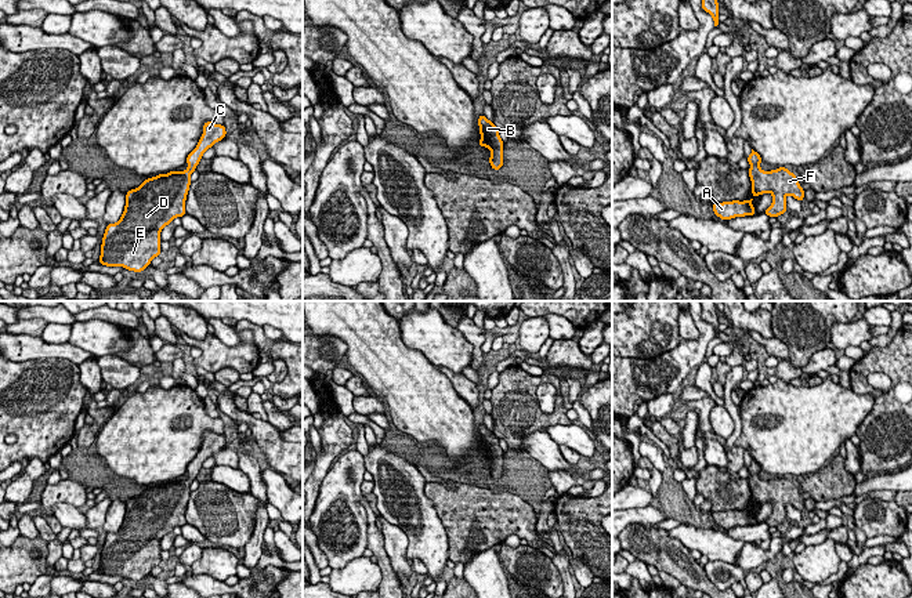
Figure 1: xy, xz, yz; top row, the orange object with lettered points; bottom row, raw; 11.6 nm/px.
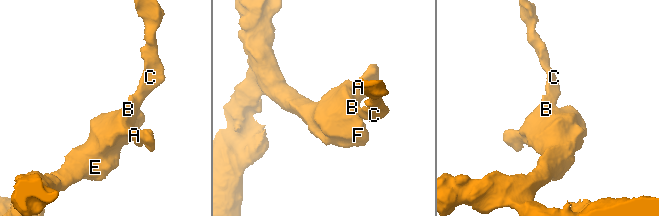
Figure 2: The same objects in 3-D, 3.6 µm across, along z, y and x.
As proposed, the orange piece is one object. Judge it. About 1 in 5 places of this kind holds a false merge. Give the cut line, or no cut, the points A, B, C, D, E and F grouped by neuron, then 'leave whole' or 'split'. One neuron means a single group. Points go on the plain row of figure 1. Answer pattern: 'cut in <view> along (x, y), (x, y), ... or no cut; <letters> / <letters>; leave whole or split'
no cut; A B C D E F; leave whole

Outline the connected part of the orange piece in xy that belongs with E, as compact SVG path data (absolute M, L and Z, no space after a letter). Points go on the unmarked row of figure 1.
M206 431L199 453L187 467L188 478L185 481L175 479L144 489L138 497L126 503L123 525L116 533L106 534L101 554L99 575L123 576L140 583L160 563L160 540L167 533L171 533L175 526L187 523L185 510L191 494L191 483L196 479L205 460L225 447L225 445L225 435Z

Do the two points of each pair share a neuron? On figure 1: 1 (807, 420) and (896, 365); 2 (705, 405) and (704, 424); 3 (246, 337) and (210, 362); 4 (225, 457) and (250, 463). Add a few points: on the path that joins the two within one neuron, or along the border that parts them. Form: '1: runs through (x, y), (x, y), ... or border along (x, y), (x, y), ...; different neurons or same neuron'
1: border along (850, 388), (854, 392); different neurons
2: runs through (704, 409), (704, 420); same neuron
3: runs through (242, 347), (232, 357), (220, 357); same neuron
4: border along (236, 453), (239, 467); different neurons

